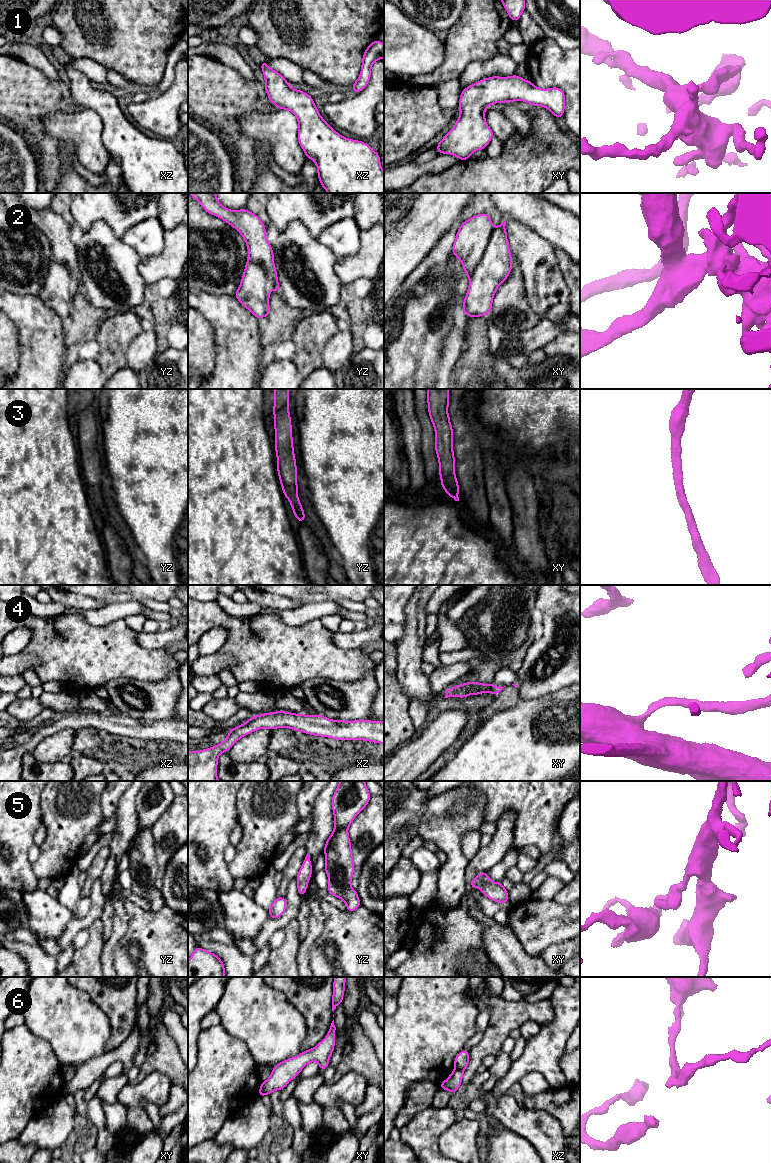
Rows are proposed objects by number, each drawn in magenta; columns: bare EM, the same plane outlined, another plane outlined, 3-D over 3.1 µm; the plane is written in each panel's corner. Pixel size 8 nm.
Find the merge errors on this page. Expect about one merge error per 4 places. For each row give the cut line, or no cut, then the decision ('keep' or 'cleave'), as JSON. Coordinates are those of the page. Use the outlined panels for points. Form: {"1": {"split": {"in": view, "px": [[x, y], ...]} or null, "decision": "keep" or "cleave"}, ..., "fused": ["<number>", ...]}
{"1": {"split": null, "decision": "keep"}, "2": {"split": null, "decision": "keep"}, "3": {"split": null, "decision": "keep"}, "4": {"split": null, "decision": "keep"}, "5": {"split": null, "decision": "keep"}, "6": {"split": {"in": "xz", "px": [[455, 1068], [462, 1070]]}, "decision": "cleave"}, "fused": ["6"]}

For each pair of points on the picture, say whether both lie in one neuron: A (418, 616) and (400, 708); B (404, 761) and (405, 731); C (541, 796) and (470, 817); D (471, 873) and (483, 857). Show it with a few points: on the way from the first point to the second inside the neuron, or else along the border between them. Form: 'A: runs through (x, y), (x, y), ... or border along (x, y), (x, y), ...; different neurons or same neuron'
A: border along (395, 674), (400, 689), (408, 700); different neurons
B: border along (413, 736), (394, 751); different neurons
C: border along (475, 791), (482, 794), (485, 799), (482, 821); different neurons
D: runs through (473, 869), (481, 861); same neuron

